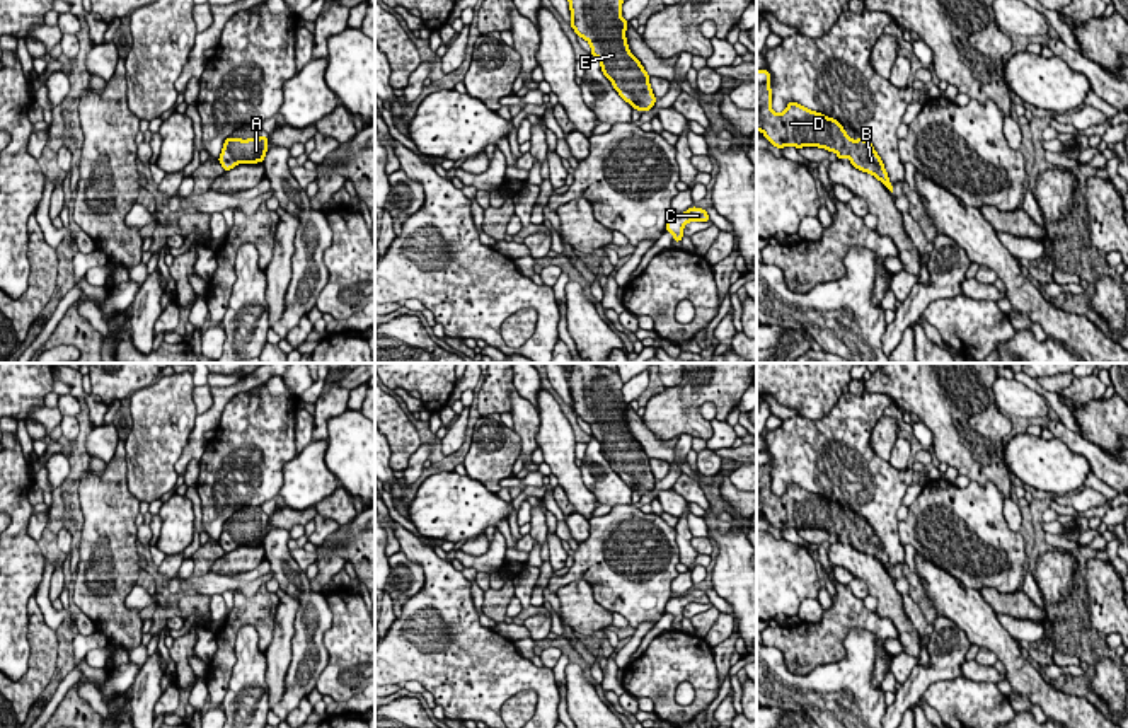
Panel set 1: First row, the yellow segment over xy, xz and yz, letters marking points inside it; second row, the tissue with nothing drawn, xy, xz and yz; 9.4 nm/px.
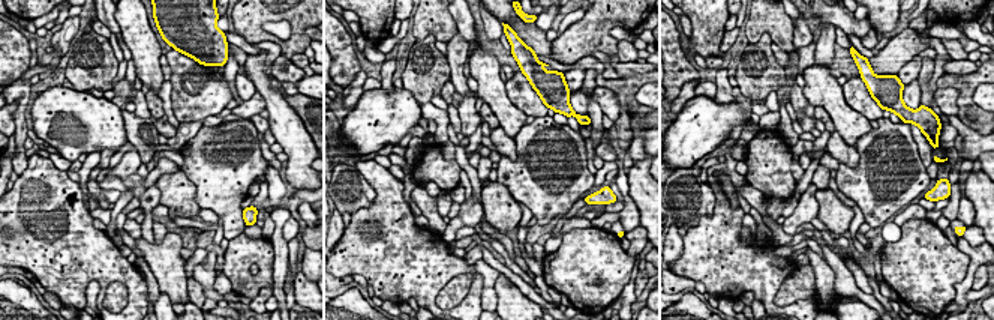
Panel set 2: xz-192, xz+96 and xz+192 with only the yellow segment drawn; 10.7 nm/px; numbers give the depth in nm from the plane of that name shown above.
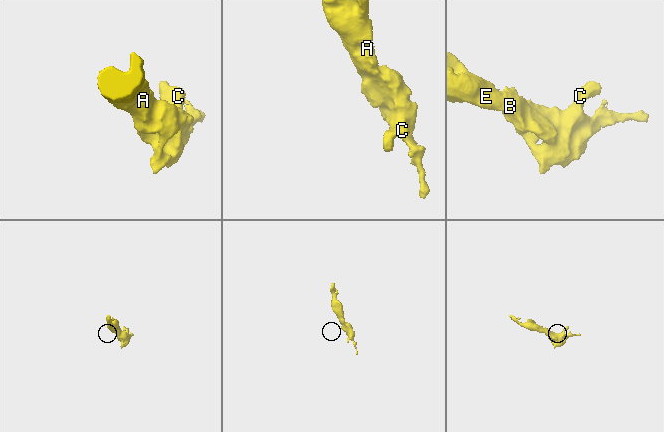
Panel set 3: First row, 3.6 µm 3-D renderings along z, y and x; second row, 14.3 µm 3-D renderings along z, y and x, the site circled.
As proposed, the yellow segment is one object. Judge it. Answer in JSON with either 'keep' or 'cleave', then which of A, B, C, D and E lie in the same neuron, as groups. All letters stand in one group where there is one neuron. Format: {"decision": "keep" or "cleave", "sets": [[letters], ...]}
{"decision": "keep", "sets": [["A", "B", "C", "D", "E"]]}

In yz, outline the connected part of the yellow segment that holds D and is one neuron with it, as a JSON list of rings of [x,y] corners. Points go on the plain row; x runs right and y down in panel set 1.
[[[757,452],[757,513],[762,513],[777,530],[820,529],[835,534],[838,542],[847,537],[854,549],[872,556],[893,575],[888,554],[872,525],[864,520],[852,522],[837,501],[809,493],[794,482],[782,496],[774,494],[770,460],[767,452]]]

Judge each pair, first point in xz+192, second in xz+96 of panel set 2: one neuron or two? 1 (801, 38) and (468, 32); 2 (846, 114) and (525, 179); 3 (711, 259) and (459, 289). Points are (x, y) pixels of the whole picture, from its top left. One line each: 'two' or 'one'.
1: one
2: two
3: two

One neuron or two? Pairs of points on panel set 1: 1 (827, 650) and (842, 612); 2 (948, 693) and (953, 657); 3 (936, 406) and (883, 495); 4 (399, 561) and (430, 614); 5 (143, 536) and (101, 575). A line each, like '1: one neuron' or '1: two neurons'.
1: one neuron
2: two neurons
3: two neurons
4: two neurons
5: two neurons

